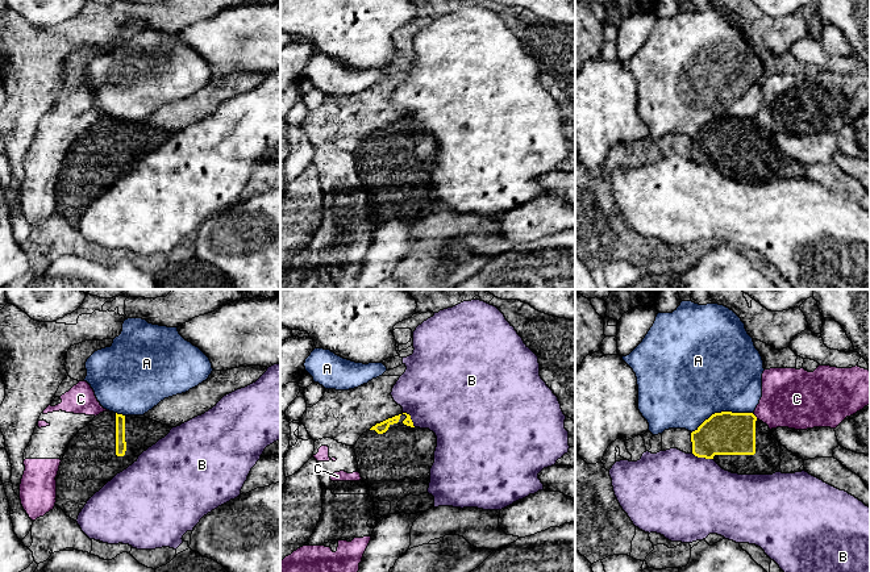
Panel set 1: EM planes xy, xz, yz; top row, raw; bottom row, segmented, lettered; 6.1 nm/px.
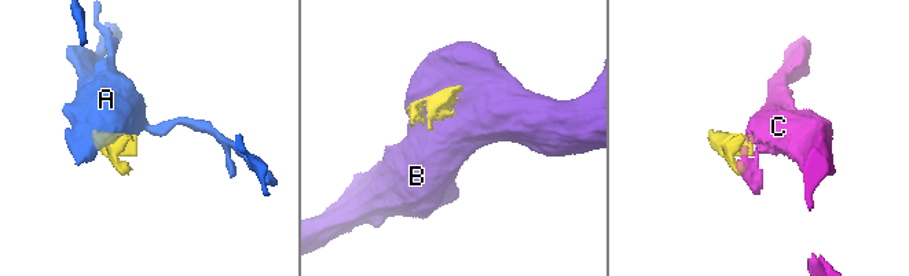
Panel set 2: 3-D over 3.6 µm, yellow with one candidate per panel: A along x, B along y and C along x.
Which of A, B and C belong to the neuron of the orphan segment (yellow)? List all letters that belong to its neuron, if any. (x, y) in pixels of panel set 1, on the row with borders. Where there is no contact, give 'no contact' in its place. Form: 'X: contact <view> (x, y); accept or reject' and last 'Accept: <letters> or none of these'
A: contact yz (721, 412); reject
B: contact yz (703, 456); reject
C: contact yz (754, 416); reject
Accept: none of these

